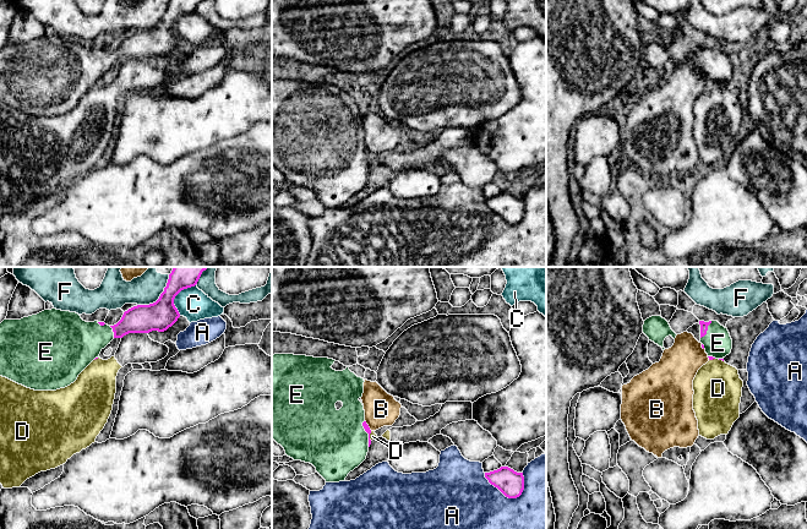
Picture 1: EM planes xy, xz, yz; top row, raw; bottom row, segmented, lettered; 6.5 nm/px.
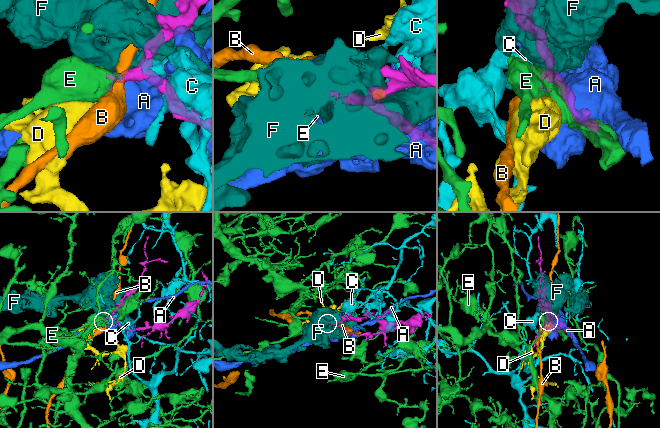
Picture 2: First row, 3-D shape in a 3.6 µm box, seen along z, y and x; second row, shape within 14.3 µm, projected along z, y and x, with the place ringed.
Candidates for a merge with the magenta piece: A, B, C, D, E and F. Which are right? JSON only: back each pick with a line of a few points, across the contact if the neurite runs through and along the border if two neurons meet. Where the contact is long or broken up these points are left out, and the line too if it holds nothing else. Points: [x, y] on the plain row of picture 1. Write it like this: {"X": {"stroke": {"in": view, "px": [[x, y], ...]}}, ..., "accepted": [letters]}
{"E": {"stroke": {"in": "yz", "px": [[703, 50], [707, 55], [718, 69]]}}, "accepted": ["E"]}

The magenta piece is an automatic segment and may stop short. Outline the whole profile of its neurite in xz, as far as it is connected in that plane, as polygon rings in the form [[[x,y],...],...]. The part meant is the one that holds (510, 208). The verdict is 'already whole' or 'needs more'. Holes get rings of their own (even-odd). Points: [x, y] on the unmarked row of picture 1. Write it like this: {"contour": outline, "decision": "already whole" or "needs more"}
{"contour": [[[508,192],[485,198],[485,203],[508,224],[519,223],[524,216],[523,198],[517,198]]], "decision": "already whole"}

